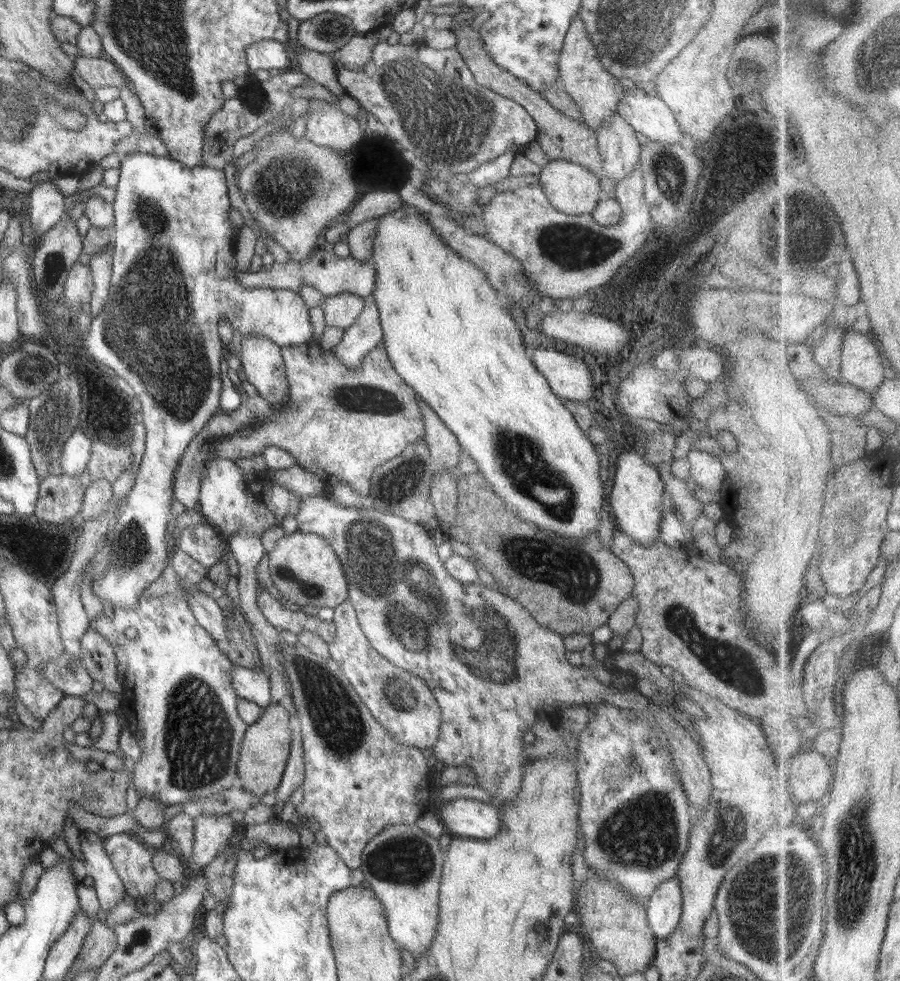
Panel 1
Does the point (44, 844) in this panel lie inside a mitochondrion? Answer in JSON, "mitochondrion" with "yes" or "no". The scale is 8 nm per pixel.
{"mitochondrion":"no"}

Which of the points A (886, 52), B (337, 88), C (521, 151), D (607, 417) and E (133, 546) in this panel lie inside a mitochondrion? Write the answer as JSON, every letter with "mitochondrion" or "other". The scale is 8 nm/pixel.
{"A":"mitochondrion","B":"other","C":"other","D":"other","E":"mitochondrion"}

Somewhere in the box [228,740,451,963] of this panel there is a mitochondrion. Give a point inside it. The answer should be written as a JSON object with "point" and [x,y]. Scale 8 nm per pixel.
{"point":[407,858]}

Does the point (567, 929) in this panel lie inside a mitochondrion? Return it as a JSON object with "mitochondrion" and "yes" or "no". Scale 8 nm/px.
{"mitochondrion":"no"}

